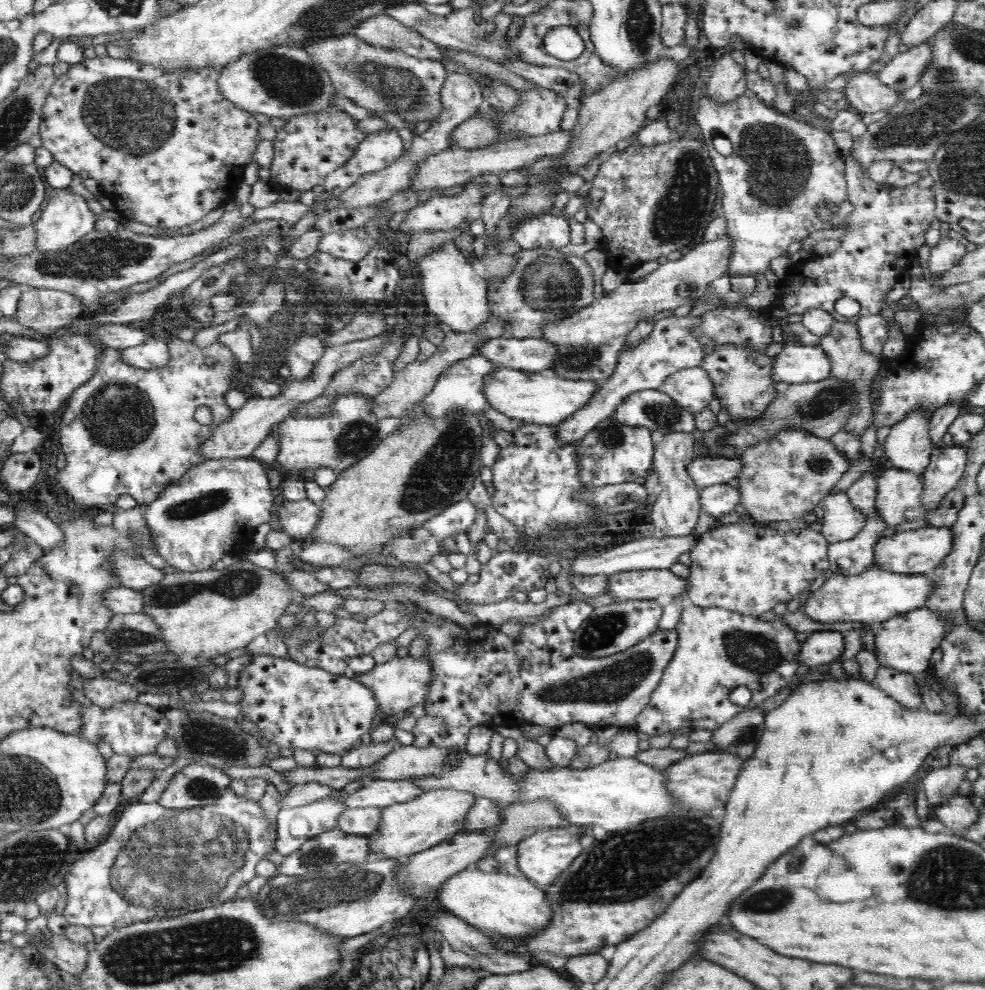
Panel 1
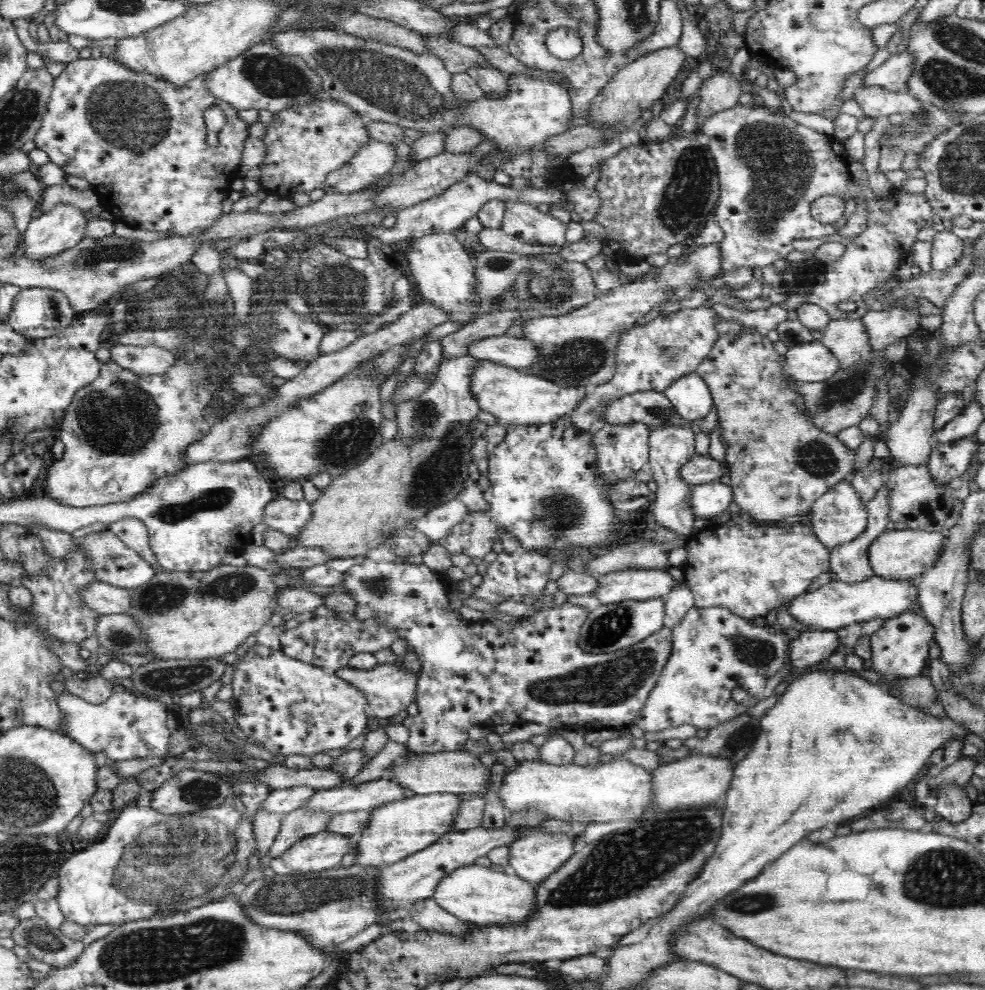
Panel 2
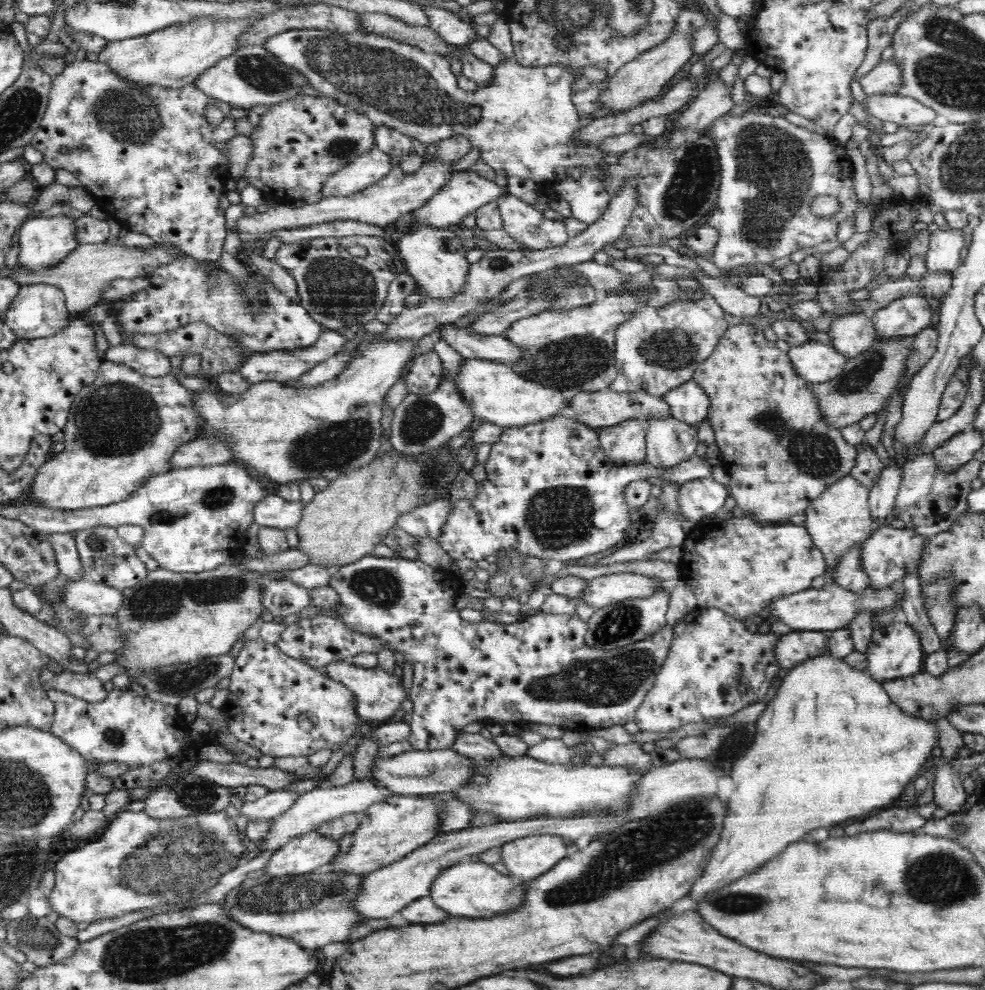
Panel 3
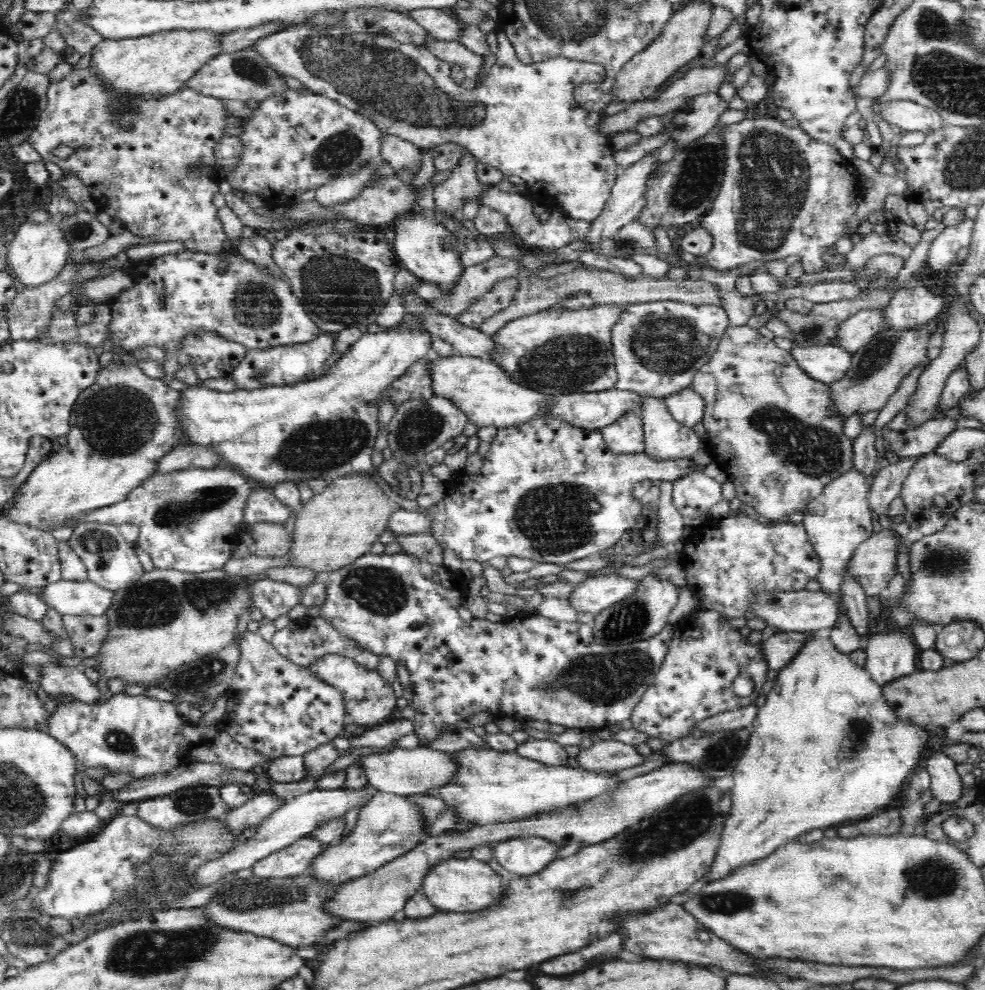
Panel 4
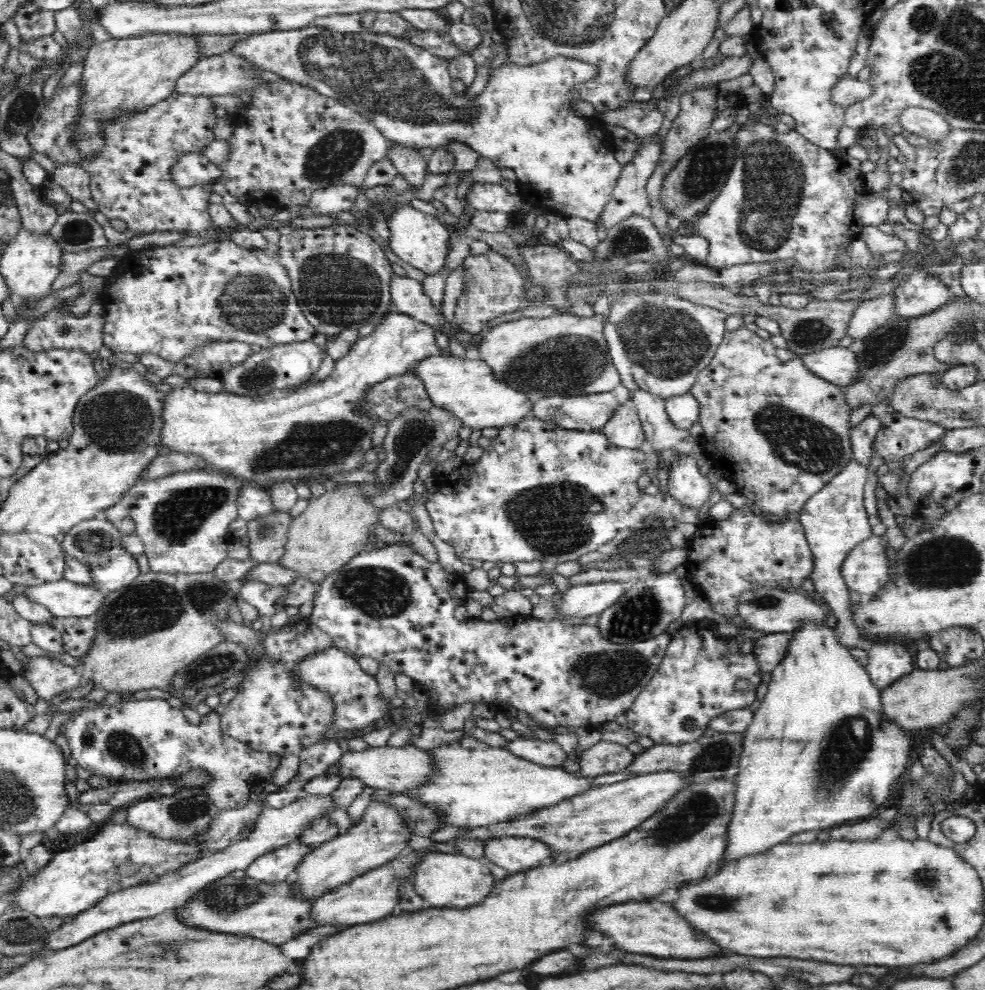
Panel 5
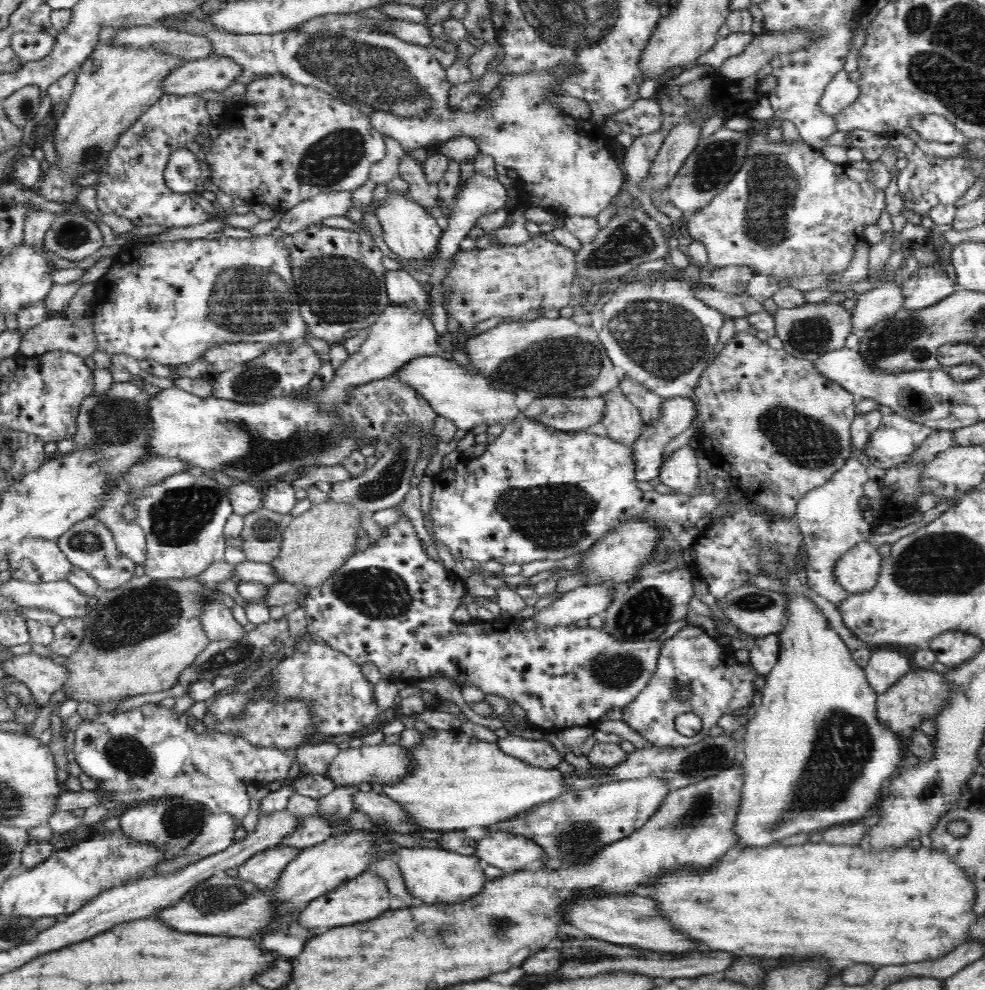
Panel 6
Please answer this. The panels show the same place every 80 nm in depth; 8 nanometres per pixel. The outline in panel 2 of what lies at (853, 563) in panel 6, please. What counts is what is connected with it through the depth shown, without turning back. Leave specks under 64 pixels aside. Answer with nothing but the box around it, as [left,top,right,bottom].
[868,525,944,581]

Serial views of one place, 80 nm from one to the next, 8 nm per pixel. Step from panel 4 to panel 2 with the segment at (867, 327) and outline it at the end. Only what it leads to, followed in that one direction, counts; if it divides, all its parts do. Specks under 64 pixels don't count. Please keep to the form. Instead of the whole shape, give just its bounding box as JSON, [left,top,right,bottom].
[821,316,872,368]

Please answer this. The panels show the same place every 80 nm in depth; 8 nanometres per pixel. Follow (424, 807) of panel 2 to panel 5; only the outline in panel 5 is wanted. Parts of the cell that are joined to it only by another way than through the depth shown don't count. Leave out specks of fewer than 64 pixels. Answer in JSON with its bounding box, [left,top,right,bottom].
[288,788,410,900]

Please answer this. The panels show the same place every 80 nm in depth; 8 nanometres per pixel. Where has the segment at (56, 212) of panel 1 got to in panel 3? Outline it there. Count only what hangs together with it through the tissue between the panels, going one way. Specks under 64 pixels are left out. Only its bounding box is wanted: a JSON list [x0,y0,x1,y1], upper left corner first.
[18,218,78,274]

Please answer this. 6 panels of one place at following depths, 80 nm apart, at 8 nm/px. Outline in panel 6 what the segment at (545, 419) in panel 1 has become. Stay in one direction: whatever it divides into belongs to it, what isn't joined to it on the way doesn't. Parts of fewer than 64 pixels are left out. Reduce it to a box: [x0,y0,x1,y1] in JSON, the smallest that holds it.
[392,356,521,431]

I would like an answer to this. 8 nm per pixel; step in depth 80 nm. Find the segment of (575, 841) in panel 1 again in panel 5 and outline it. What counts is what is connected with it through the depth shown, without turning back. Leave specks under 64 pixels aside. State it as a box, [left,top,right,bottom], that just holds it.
[483,836,551,875]

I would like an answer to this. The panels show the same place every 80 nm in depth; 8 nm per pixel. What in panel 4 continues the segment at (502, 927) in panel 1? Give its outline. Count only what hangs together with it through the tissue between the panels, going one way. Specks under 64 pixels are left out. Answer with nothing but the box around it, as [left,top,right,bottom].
[421,856,508,912]

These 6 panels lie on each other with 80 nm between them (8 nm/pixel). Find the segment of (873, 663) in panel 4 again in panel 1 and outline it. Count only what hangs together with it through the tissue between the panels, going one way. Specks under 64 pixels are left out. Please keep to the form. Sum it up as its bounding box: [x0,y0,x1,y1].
[874,607,948,677]

